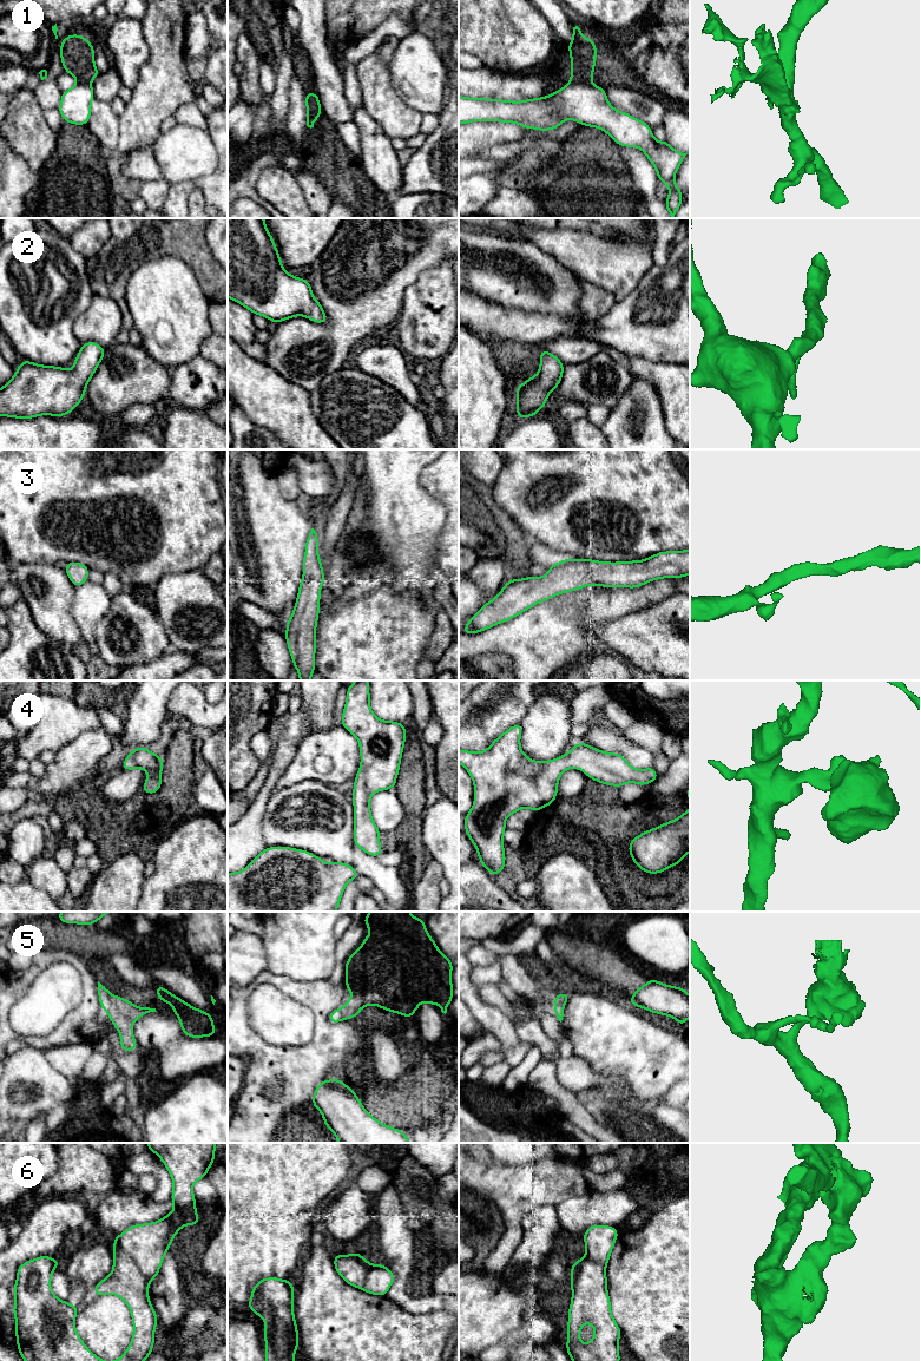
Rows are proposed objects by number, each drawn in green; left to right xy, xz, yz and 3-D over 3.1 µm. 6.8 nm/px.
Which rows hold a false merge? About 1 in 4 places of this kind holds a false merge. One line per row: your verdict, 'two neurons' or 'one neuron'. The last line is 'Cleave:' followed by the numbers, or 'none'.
1: two neurons
2: one neuron
3: one neuron
4: one neuron
5: one neuron
6: two neurons
Cleave: 1, 6

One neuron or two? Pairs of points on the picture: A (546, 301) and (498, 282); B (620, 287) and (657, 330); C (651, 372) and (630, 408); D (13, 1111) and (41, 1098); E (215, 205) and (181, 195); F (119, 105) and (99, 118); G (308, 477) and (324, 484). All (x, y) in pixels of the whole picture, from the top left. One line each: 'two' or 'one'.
A: one
B: two
C: two
D: one
E: one
F: two
G: one

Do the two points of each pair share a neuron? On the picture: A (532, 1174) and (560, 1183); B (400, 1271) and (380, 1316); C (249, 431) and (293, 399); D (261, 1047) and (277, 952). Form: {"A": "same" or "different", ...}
{"A": "same", "B": "different", "C": "different", "D": "different"}

